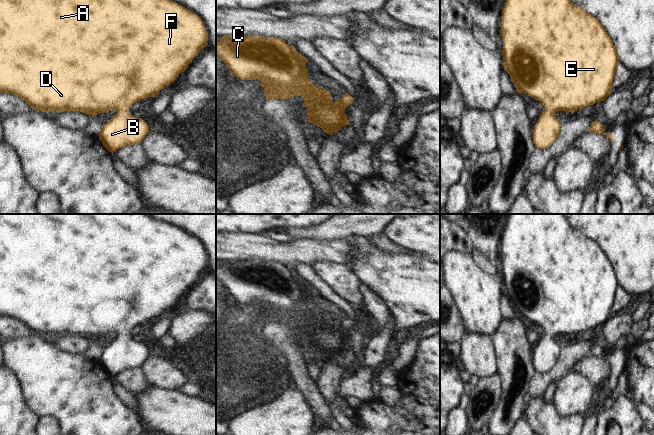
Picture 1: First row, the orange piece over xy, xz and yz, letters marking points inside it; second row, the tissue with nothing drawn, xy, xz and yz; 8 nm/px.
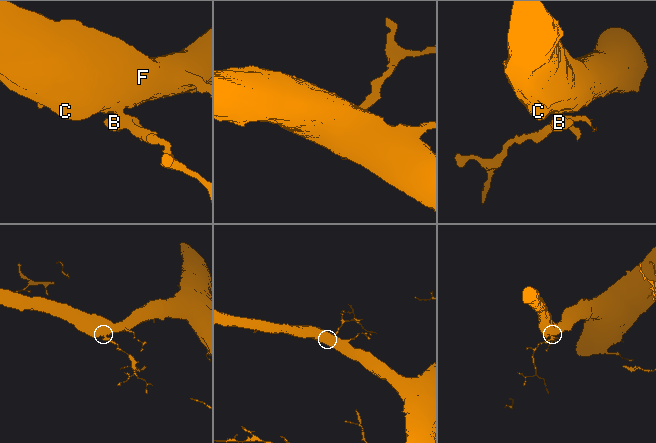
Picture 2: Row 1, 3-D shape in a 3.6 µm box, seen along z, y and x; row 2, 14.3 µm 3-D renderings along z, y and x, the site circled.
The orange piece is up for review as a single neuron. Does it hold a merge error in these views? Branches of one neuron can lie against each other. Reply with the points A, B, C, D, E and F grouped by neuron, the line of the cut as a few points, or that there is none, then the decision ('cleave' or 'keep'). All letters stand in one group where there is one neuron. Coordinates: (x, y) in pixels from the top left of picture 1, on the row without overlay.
groups A B C D E F; cut none; keep

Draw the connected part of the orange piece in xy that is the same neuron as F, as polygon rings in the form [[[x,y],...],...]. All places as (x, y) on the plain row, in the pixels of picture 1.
[[[0,214],[0,317],[13,318],[42,336],[80,335],[96,341],[114,333],[117,337],[103,349],[99,358],[103,370],[113,378],[121,371],[140,368],[150,355],[144,344],[129,336],[130,331],[144,322],[158,319],[161,313],[173,307],[200,274],[208,269],[207,265],[208,258],[199,240],[147,214]]]

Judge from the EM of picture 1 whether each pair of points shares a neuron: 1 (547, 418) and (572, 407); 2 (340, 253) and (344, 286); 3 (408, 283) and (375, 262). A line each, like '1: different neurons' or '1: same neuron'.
1: different neurons
2: different neurons
3: same neuron

